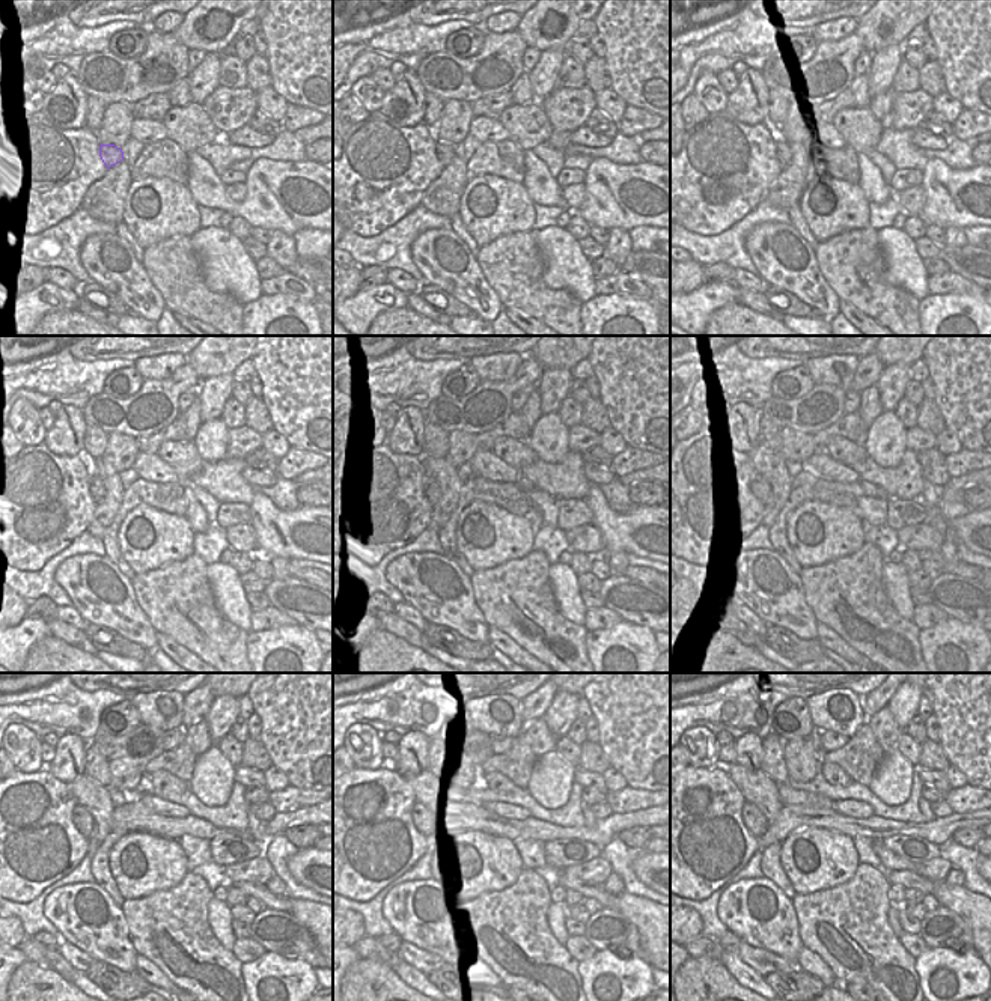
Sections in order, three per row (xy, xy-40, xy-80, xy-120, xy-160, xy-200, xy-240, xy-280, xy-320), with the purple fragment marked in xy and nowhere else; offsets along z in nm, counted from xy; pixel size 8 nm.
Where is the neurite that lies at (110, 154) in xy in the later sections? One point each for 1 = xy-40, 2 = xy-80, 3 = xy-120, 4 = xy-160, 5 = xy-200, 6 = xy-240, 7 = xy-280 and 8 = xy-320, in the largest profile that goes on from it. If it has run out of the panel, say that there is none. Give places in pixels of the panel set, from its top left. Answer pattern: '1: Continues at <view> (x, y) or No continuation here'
1: Continues at xy-40 (445, 152)
2: Continues at xy-80 (782, 148)
3: Continues at xy-120 (97, 485)
4: Continues at xy-160 (431, 485)
5: Continues at xy-200 (764, 491)
6: Continues at xy-240 (85, 822)
7: Continues at xy-280 (420, 816)
8: Continues at xy-320 (753, 818).

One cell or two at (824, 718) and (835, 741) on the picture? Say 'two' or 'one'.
two

